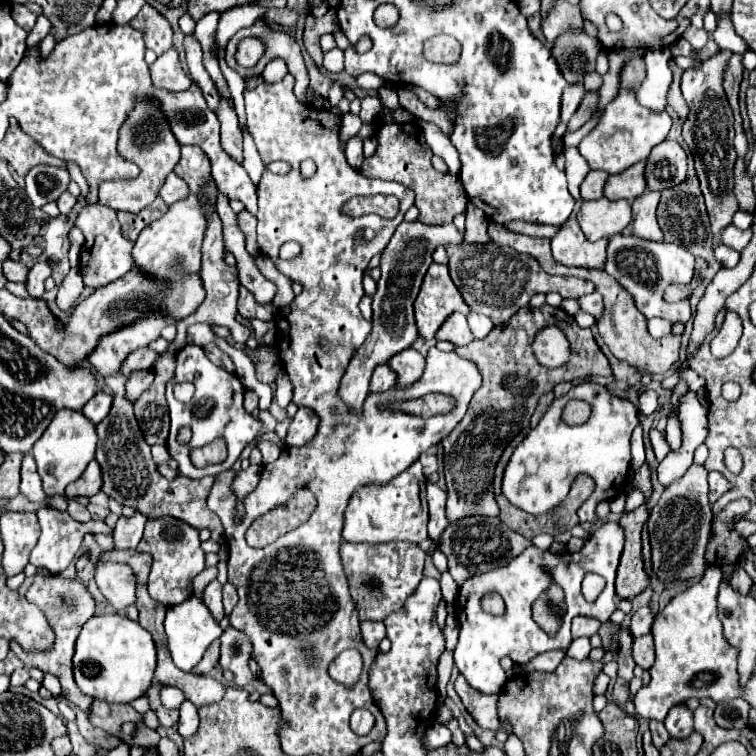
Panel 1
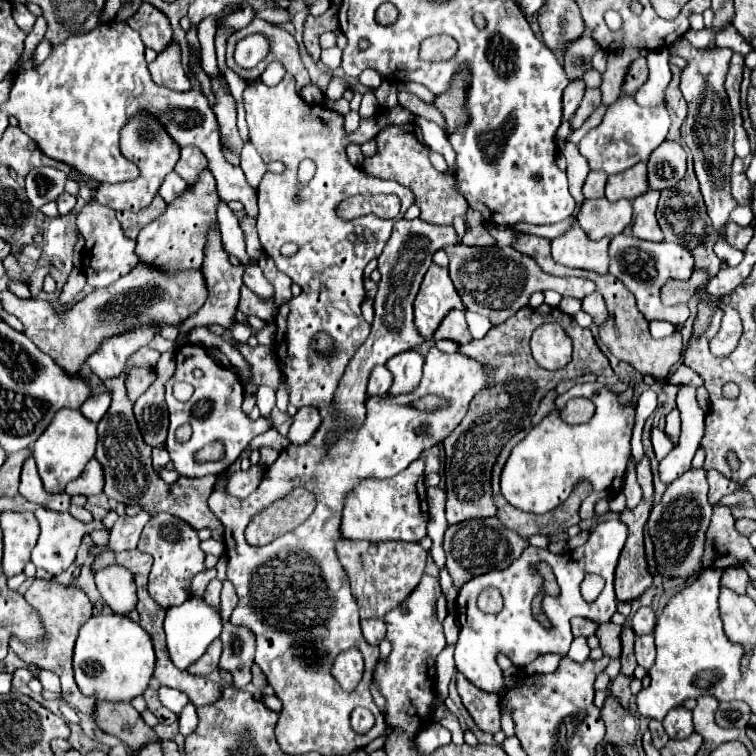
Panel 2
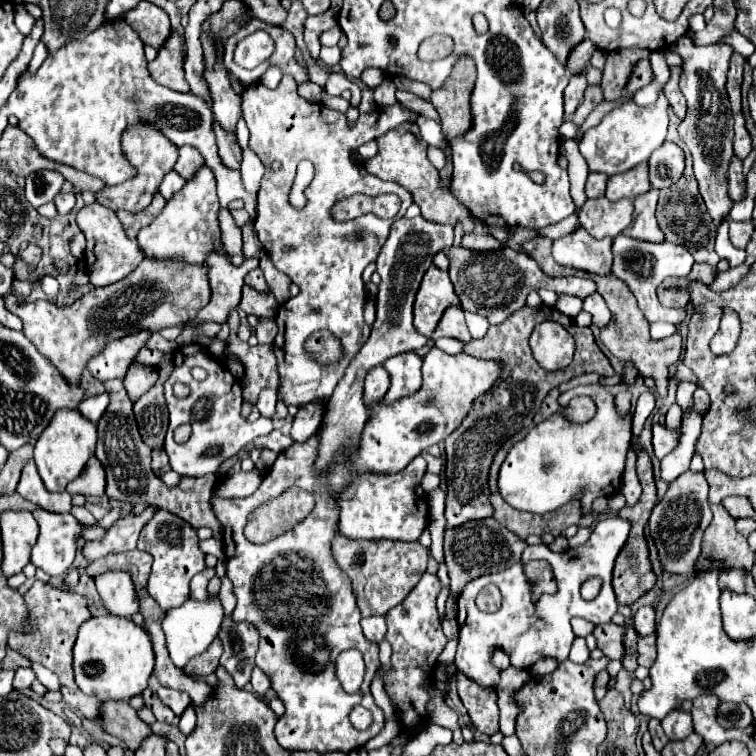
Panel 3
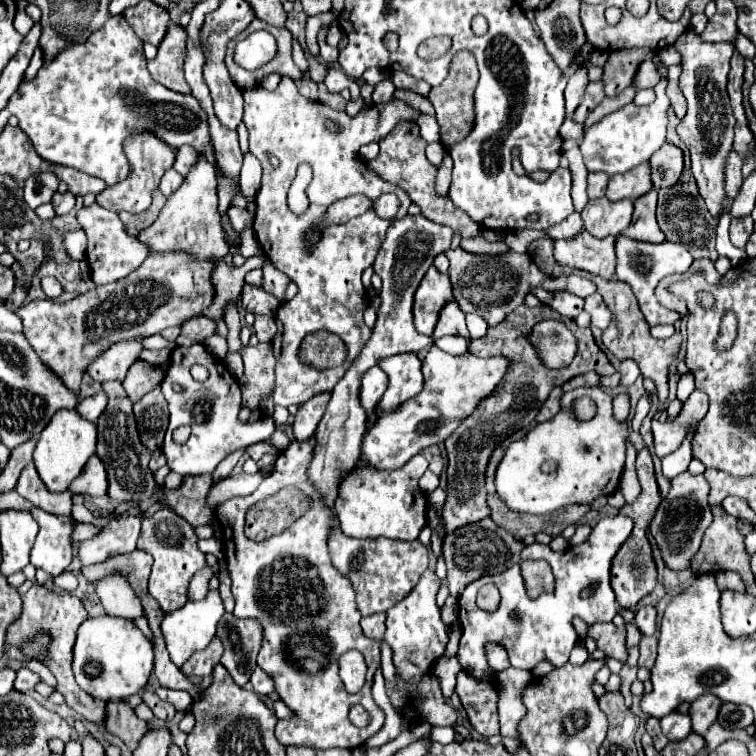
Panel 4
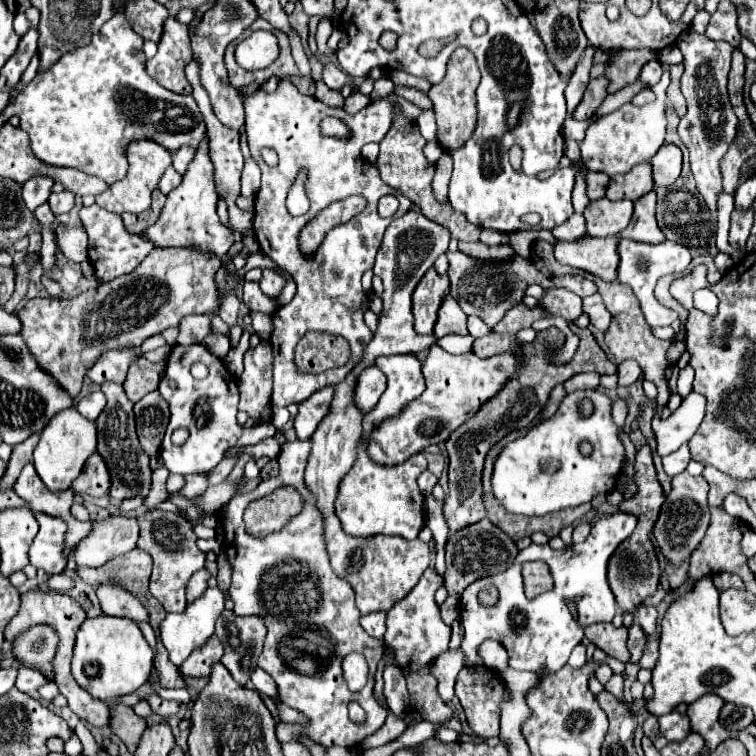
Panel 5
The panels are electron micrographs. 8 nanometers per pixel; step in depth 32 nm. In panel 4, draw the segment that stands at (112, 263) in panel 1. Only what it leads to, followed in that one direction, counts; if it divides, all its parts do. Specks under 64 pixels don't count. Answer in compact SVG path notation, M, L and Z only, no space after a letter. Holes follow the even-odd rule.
M98 204L84 206L78 210L78 222L82 230L88 236L88 250L86 250L86 260L92 270L92 280L96 284L108 284L118 278L128 276L146 256L148 256L148 246L142 244L136 236L126 234L122 220L118 218L116 212L110 212Z

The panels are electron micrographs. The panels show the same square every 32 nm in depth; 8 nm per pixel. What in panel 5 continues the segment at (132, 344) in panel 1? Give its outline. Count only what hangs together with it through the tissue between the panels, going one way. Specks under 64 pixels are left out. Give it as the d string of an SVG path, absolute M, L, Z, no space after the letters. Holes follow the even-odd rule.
M140 348L134 350L112 350L106 352L104 356L100 356L100 360L96 360L96 364L88 370L88 378L94 384L102 384L102 382L116 382L122 384L128 372L128 366L138 358Z

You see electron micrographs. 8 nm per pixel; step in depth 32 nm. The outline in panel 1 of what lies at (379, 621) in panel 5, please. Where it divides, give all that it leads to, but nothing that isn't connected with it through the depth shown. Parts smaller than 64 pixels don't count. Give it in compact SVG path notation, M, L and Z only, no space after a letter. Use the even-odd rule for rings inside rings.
M364 620L362 624L360 624L360 628L362 628L362 638L364 638L364 644L368 646L368 648L378 648L378 644L380 644L380 640L386 636L386 626L384 626L384 622L372 622L372 620Z

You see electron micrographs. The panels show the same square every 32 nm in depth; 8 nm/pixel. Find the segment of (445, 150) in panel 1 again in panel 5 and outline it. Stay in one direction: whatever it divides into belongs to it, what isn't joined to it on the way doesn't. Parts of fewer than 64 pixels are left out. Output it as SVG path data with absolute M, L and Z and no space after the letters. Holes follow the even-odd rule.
M424 110L420 116L418 116L418 128L420 128L420 134L426 138L426 140L436 140L436 118L434 118L434 112L432 110Z

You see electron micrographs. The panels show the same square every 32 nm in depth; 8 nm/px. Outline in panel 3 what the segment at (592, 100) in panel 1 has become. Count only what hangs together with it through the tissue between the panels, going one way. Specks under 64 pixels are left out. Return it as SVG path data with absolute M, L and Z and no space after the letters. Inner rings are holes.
M594 84L594 86L588 86L586 88L586 94L584 94L584 100L582 100L582 104L576 108L576 112L574 112L574 118L572 118L572 122L574 124L582 124L584 120L586 120L586 116L602 102L602 98L604 98L604 94L602 94L602 88L600 88L600 84Z

